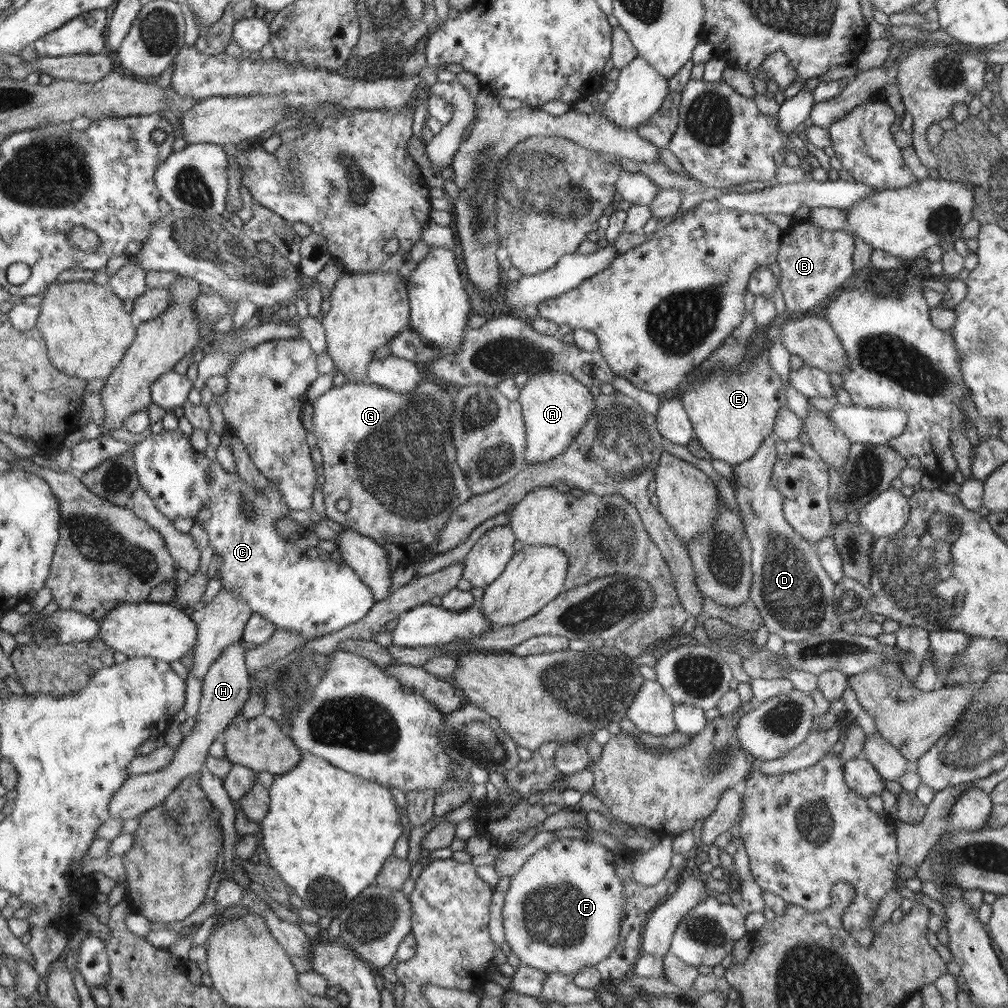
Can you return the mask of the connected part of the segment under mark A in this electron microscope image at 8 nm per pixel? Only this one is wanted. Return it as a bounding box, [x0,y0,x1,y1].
[518,371,595,464]

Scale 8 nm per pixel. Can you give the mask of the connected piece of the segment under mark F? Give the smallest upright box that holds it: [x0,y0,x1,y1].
[499,836,627,976]

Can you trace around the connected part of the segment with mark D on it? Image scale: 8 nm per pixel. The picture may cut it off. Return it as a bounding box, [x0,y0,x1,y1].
[733,438,841,643]

